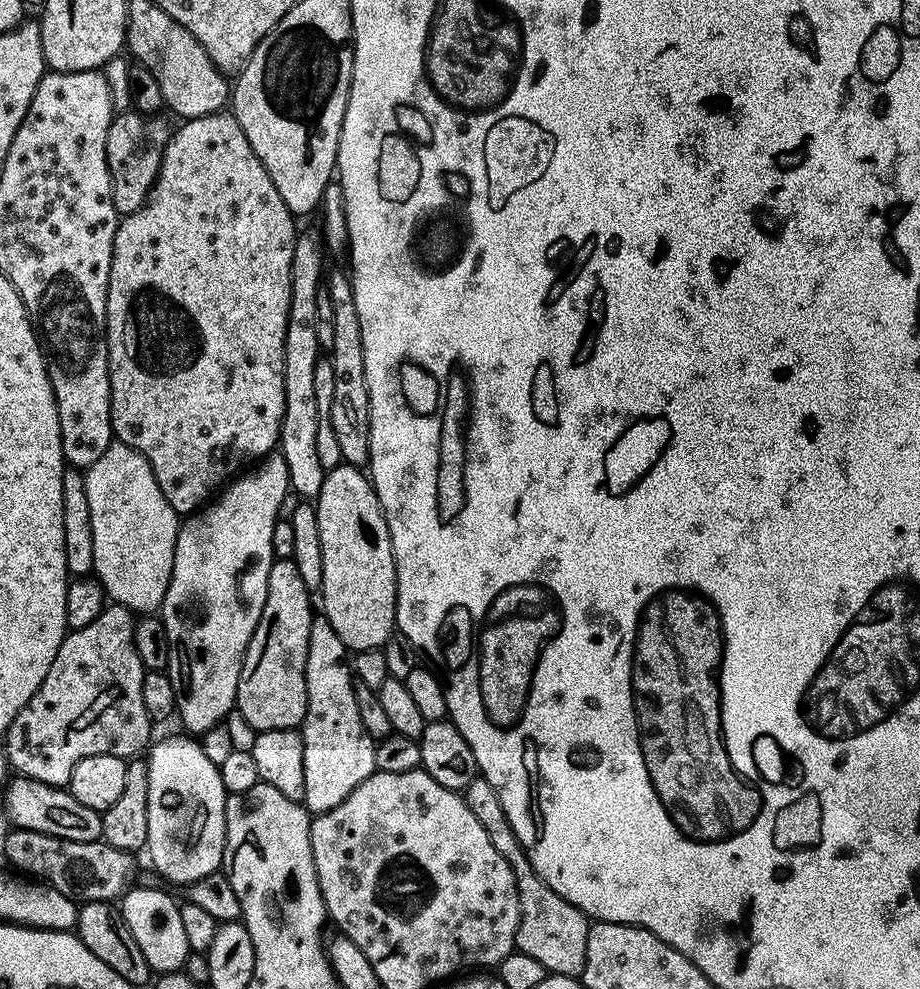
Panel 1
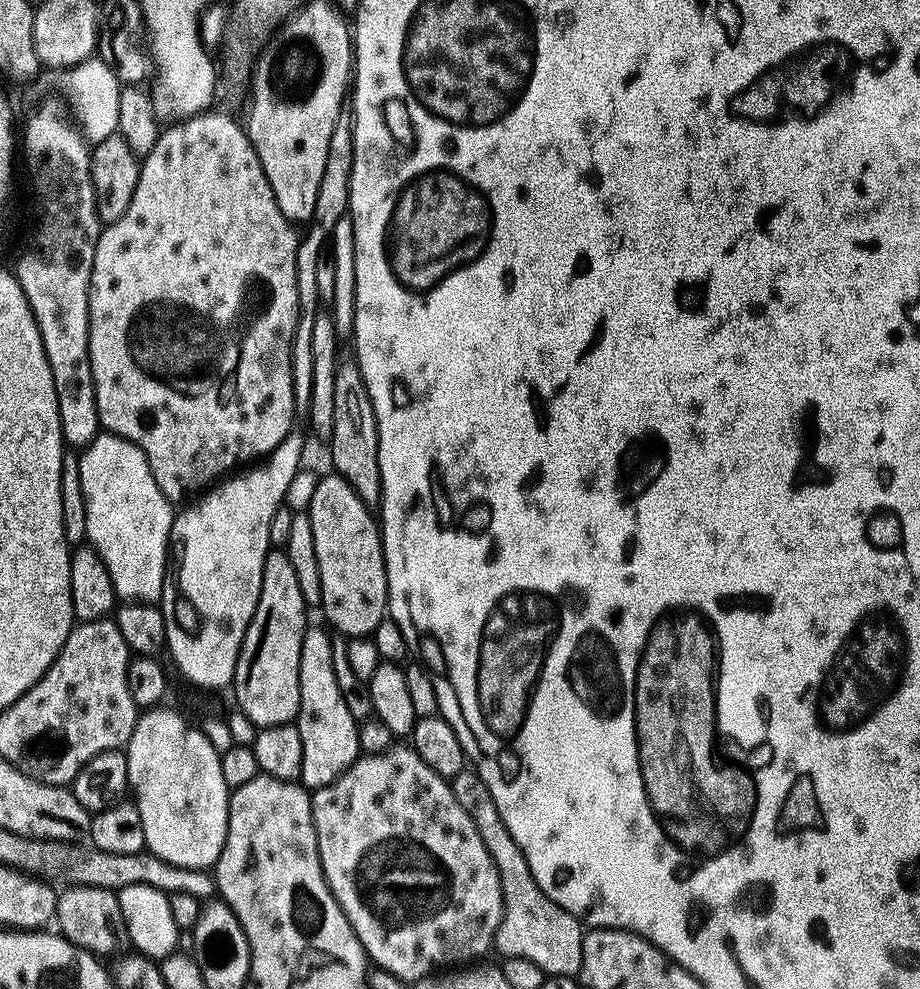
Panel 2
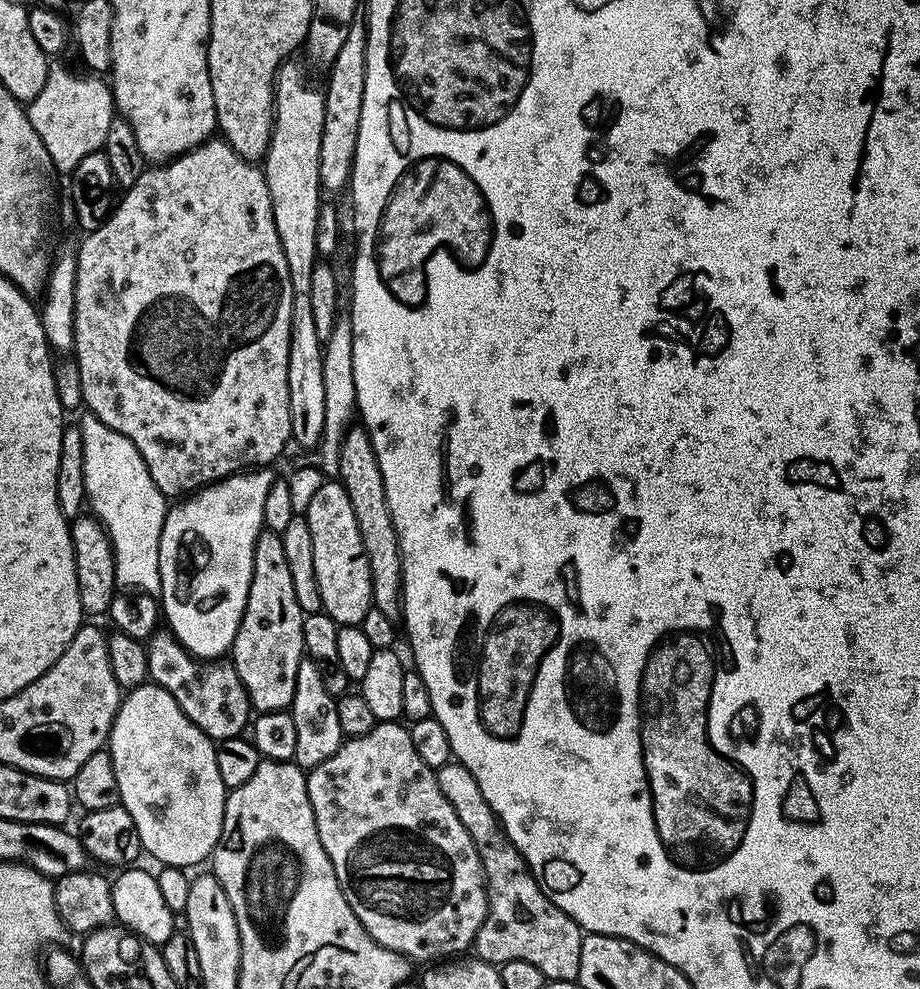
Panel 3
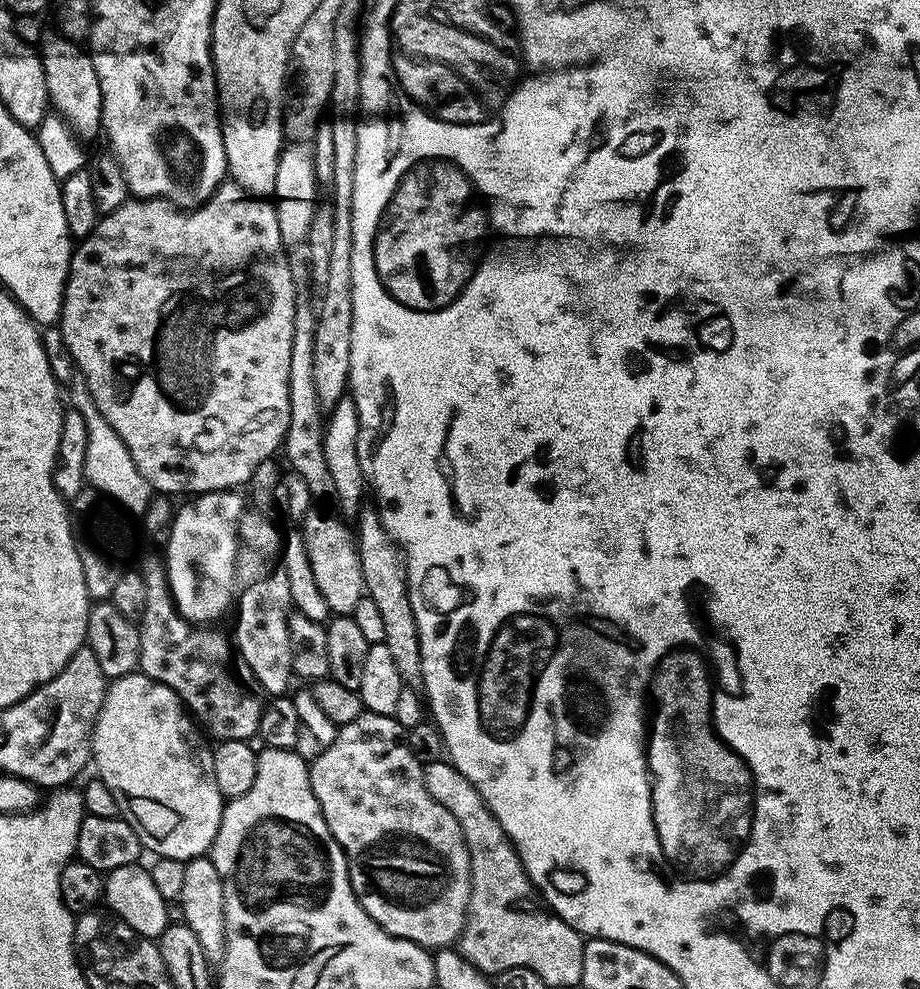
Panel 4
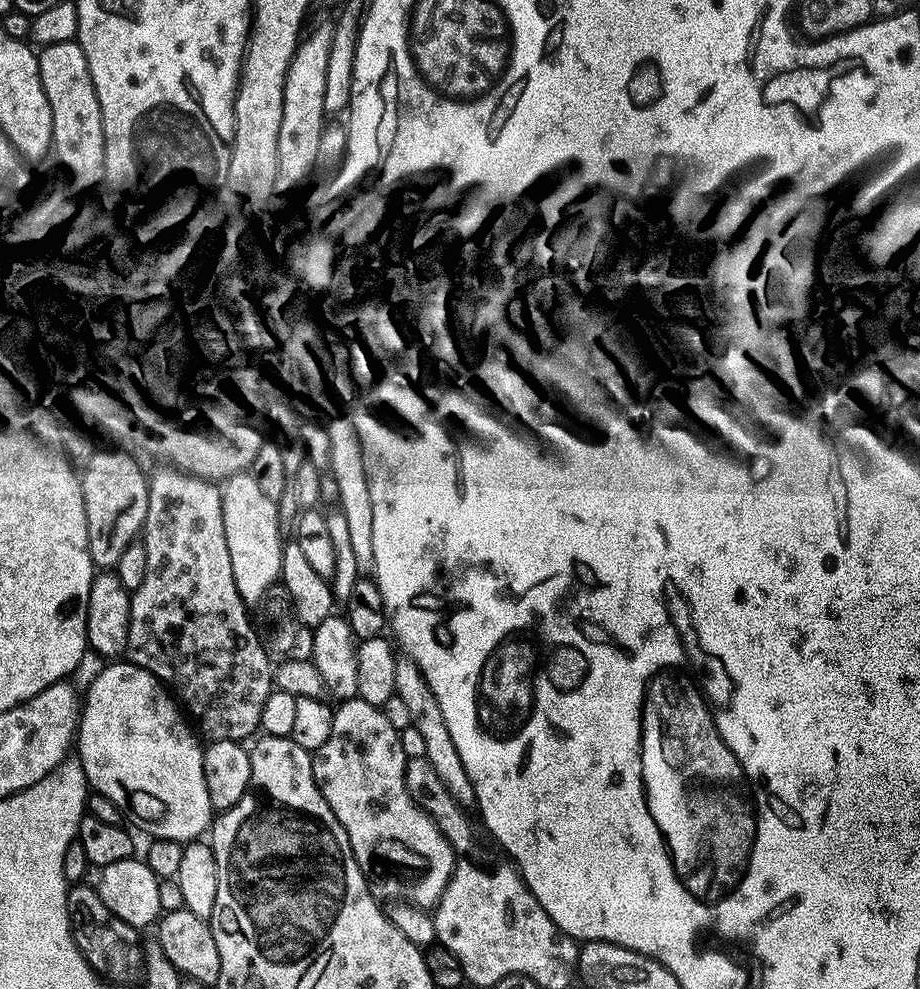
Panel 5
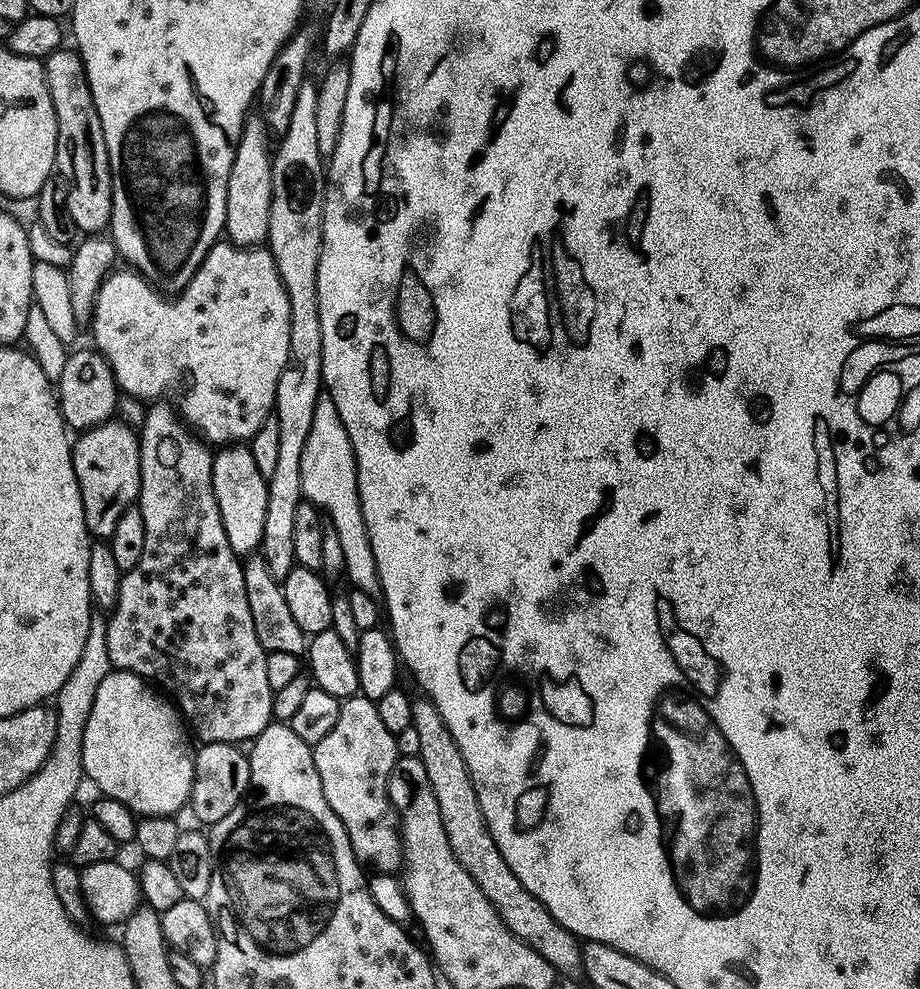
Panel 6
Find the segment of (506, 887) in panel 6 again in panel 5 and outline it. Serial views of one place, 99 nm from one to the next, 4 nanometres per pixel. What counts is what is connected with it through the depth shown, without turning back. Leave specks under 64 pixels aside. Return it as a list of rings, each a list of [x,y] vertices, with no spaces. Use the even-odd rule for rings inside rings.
[[[400,654],[396,657],[394,690],[396,696],[402,698],[404,704],[410,709],[410,722],[414,726],[414,730],[422,733],[422,739],[426,745],[424,756],[430,762],[430,766],[434,766],[438,778],[442,779],[451,796],[461,804],[461,807],[471,807],[476,800],[473,783],[466,774],[466,766],[462,766],[462,757],[458,755],[458,746],[454,746],[454,738],[450,738],[446,718],[442,718],[442,706],[438,706],[438,698],[434,694],[434,690],[430,690],[430,682],[426,682],[422,670],[407,654]]]

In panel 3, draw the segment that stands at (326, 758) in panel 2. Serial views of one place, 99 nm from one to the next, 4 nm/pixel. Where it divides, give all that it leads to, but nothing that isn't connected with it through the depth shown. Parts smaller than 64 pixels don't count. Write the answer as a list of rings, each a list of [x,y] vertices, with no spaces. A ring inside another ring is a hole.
[[[311,658],[301,660],[298,666],[298,678],[294,682],[294,698],[290,711],[298,734],[298,743],[294,749],[295,763],[305,770],[326,762],[326,758],[330,758],[334,750],[338,750],[338,746],[346,739],[342,722],[338,722],[336,702],[337,697],[326,690],[321,665]]]

